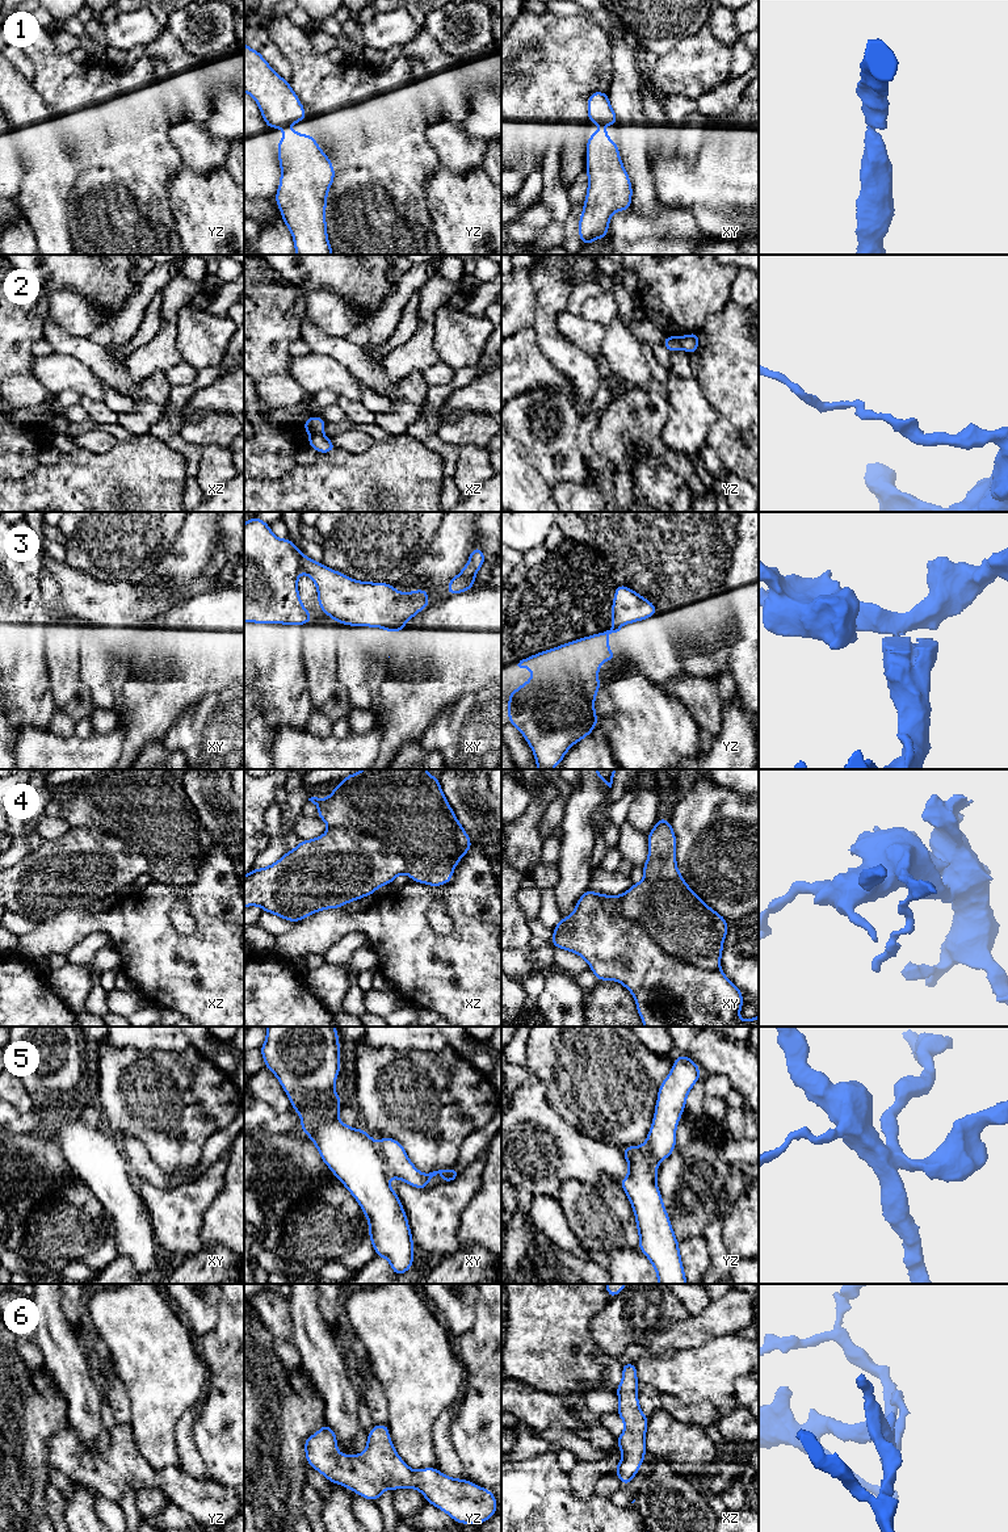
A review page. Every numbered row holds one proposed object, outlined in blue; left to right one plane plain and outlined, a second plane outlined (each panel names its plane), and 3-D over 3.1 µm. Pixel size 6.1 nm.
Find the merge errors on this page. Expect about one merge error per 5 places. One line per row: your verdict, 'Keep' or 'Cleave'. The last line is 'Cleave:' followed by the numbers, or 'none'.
1: Keep
2: Cleave
3: Cleave
4: Keep
5: Cleave
6: Keep
Cleave: 2, 3, 5

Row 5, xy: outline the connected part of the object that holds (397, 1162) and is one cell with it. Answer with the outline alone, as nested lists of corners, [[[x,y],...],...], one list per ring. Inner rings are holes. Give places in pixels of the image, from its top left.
[[[383,1137],[379,1142],[377,1142],[377,1145],[385,1159],[385,1167],[388,1176],[400,1179],[415,1188],[425,1189],[428,1183],[437,1174],[441,1175],[445,1183],[450,1183],[461,1176],[453,1167],[421,1174],[410,1160],[403,1145],[394,1138]]]

